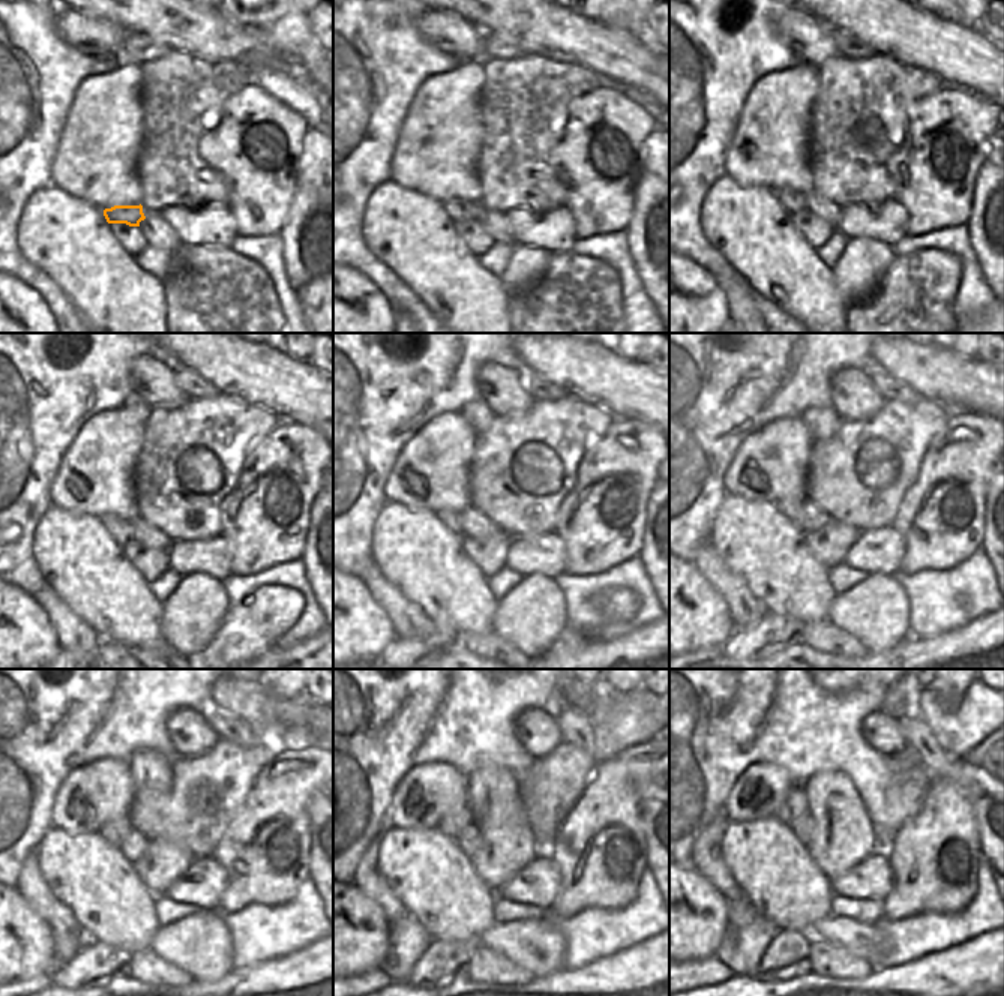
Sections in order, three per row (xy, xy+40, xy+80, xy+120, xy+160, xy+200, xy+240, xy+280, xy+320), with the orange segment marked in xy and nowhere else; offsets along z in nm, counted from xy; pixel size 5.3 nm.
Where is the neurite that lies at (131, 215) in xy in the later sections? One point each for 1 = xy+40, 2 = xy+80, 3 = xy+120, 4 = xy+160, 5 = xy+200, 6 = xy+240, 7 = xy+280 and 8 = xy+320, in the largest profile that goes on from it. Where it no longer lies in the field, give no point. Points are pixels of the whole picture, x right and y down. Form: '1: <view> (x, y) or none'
1: xy+40 (456, 209)
2: xy+80 (793, 201)
3: xy+120 (119, 530)
4: xy+160 (450, 519)
5: xy+200 (791, 507)
6: xy+240 (114, 831)
7: xy+280 (450, 825)
8: xy+320 (794, 804)

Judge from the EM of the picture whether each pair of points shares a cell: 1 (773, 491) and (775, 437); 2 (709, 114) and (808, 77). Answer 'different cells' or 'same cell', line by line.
1: same cell
2: different cells

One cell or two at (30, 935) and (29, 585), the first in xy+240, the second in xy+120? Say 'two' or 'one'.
two

